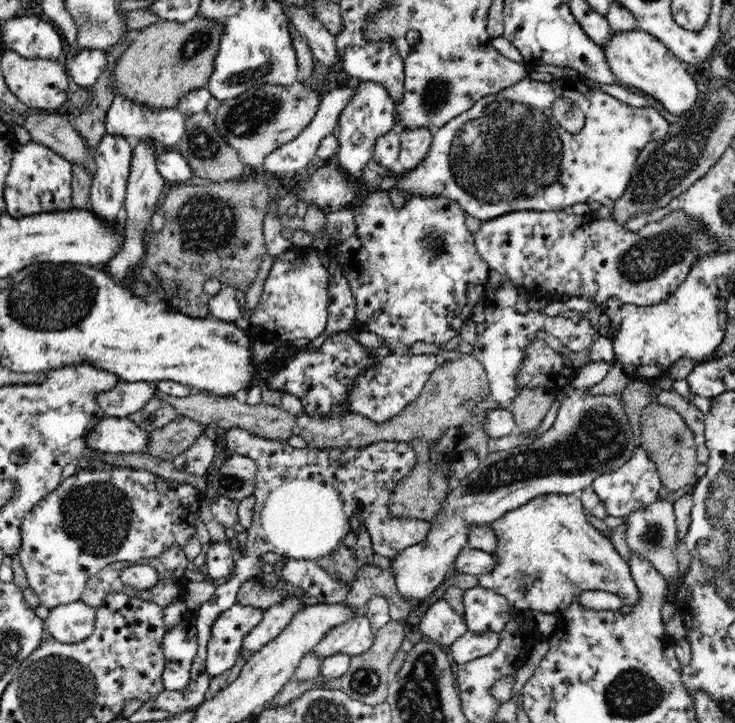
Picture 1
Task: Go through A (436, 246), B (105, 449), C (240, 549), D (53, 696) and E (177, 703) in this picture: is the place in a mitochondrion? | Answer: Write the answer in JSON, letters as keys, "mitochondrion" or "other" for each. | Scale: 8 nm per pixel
{"A":"mitochondrion","B":"other","C":"other","D":"mitochondrion","E":"other"}

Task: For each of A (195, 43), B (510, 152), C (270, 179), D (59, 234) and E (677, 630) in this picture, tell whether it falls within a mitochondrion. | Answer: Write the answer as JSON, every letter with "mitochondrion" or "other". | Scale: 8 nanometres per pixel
{"A":"mitochondrion","B":"mitochondrion","C":"other","D":"other","E":"other"}

